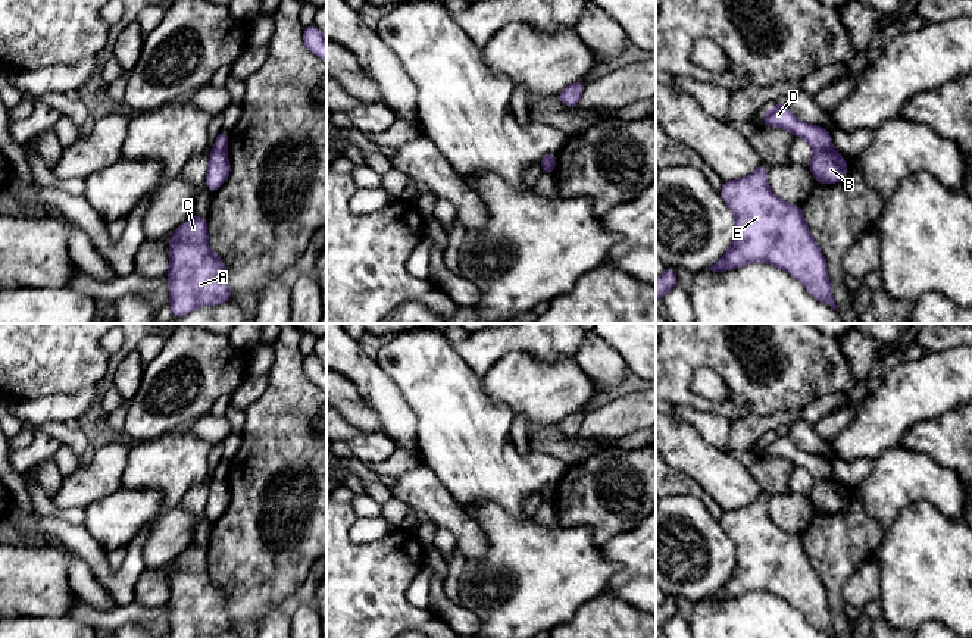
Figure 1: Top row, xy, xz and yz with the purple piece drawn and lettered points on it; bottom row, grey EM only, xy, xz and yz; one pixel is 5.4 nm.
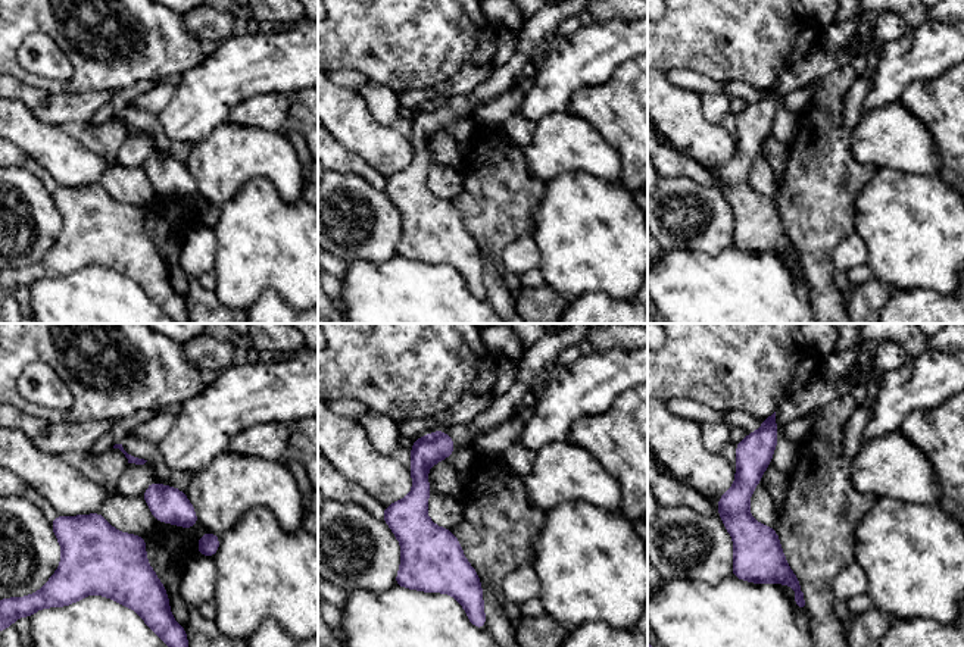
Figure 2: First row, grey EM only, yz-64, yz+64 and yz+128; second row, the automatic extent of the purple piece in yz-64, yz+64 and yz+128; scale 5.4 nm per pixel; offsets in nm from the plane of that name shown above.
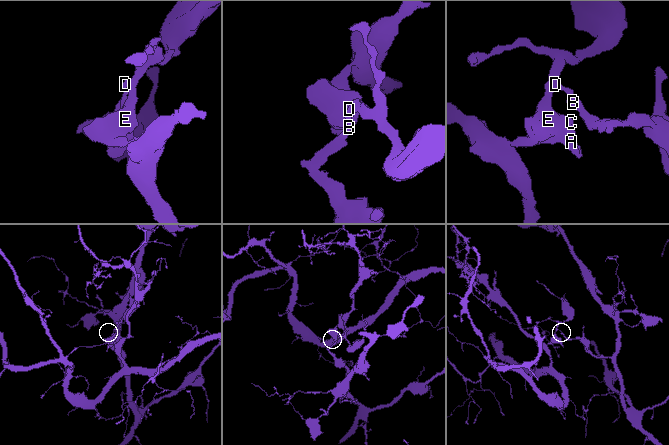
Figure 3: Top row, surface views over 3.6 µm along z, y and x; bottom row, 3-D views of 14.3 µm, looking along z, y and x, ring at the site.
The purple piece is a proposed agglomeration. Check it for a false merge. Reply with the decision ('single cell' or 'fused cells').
fused cells

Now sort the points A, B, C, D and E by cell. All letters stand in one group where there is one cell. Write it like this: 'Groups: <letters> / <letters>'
Groups: A C D E / B

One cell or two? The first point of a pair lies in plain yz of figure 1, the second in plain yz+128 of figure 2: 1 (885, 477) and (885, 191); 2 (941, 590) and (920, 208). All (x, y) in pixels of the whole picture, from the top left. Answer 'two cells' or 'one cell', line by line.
1: two cells
2: one cell

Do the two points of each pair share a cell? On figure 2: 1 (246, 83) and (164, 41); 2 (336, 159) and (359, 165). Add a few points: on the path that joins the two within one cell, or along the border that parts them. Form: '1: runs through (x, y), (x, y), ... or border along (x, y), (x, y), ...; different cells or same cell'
1: border along (206, 58), (187, 69), (175, 81); different cells
2: runs through (342, 161), (353, 163); same cell

